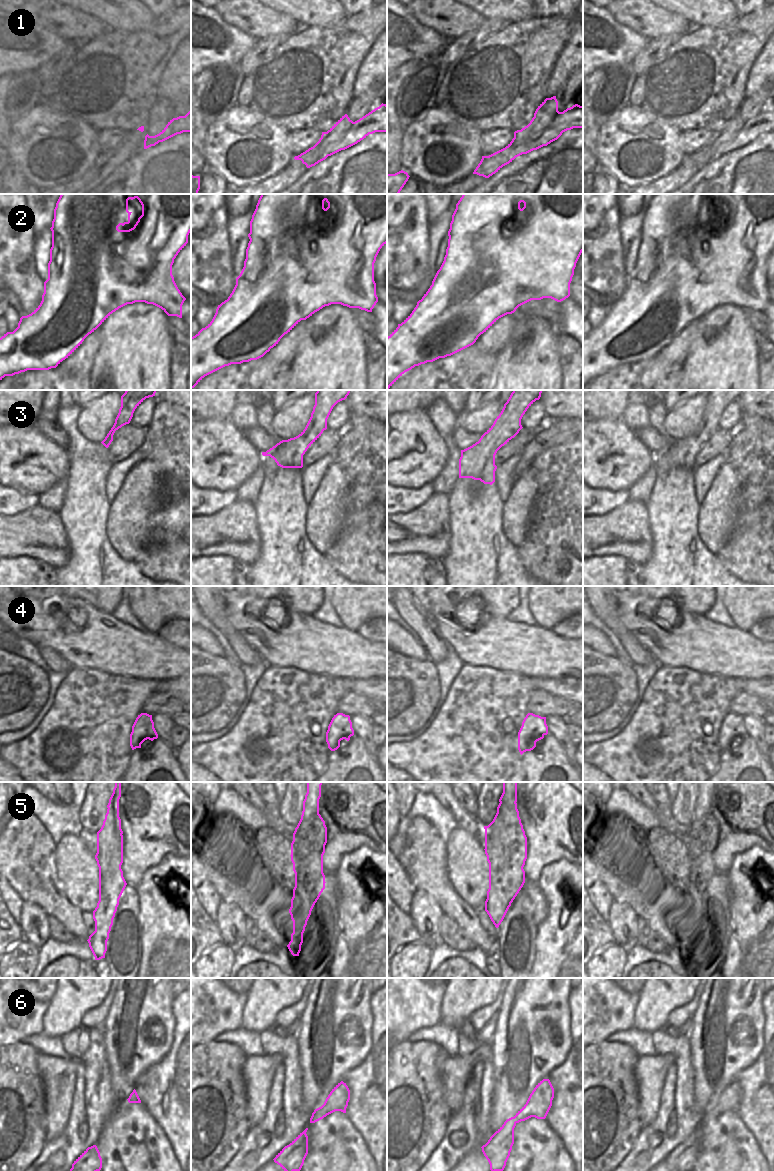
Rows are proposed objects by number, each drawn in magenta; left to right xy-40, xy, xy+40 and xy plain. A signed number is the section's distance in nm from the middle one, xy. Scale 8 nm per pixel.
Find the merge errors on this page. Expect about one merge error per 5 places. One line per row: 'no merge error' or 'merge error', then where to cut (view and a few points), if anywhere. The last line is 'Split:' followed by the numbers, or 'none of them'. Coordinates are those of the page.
1: merge error; cut xy+40 (560, 112), (538, 135), (528, 141), (519, 141), (514, 138)
2: no merge error; cut none
3: no merge error; cut none
4: no merge error; cut none
5: merge error; cut xy-40 (107, 809), (120, 837)
6: no merge error; cut none
Split: 1, 5

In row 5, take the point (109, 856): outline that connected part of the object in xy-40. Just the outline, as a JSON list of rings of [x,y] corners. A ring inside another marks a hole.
[[[108,809],[103,825],[97,832],[97,853],[95,855],[95,859],[99,867],[99,901],[97,903],[97,907],[93,911],[95,931],[89,936],[87,941],[95,960],[100,960],[105,958],[107,941],[113,925],[115,913],[119,905],[119,899],[127,885],[121,869],[121,865],[123,863],[123,835],[120,836],[119,831],[115,829],[113,817],[109,813]]]

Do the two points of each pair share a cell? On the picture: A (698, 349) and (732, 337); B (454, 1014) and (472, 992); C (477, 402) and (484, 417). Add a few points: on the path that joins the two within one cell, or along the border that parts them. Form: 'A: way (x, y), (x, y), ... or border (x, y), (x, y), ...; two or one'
A: way (706, 349), (720, 349), (724, 345); one
B: way (456, 1009), (467, 997); one
C: border (494, 400), (488, 401), (480, 407), (467, 412); two

